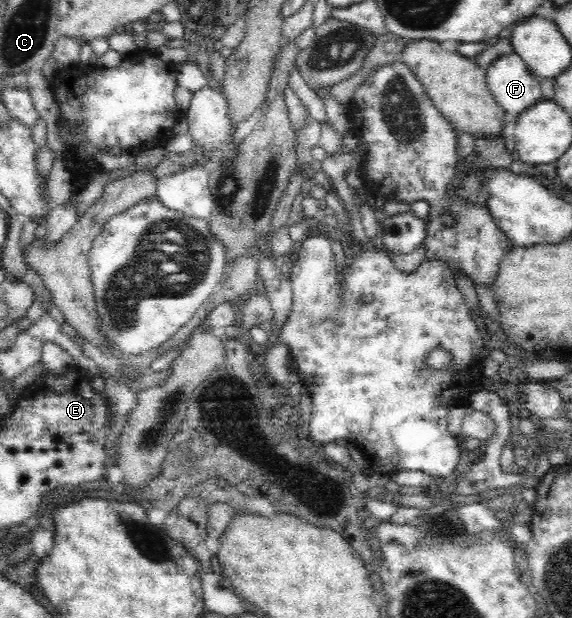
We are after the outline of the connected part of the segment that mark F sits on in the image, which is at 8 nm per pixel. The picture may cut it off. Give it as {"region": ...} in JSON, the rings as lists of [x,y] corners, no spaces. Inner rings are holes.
{"region":[[[515,52],[492,61],[485,77],[495,101],[515,118],[542,100],[539,78],[532,76],[527,64]]]}

